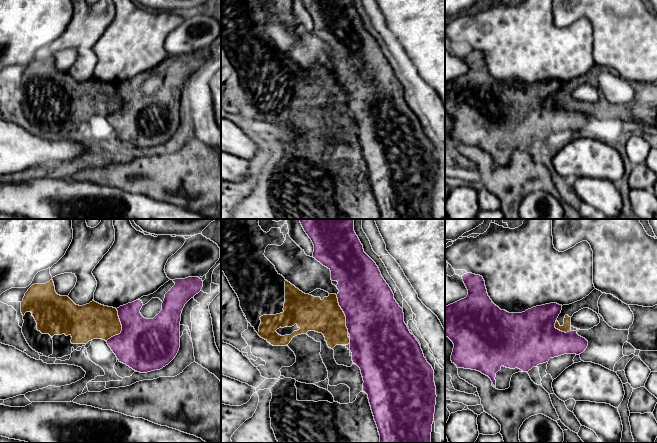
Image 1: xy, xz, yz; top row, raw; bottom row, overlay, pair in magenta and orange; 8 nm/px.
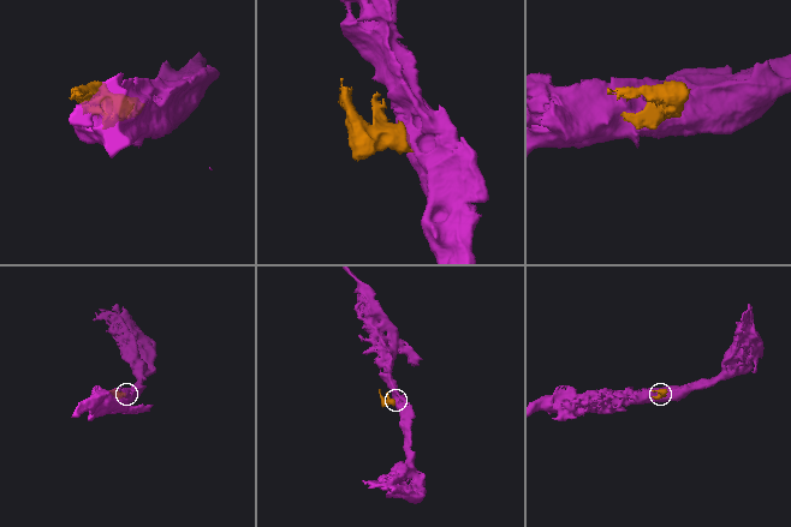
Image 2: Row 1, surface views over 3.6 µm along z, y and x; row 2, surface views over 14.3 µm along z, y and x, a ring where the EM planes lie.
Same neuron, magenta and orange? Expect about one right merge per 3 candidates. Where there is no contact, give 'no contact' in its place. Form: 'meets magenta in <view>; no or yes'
meets magenta in xy; no

